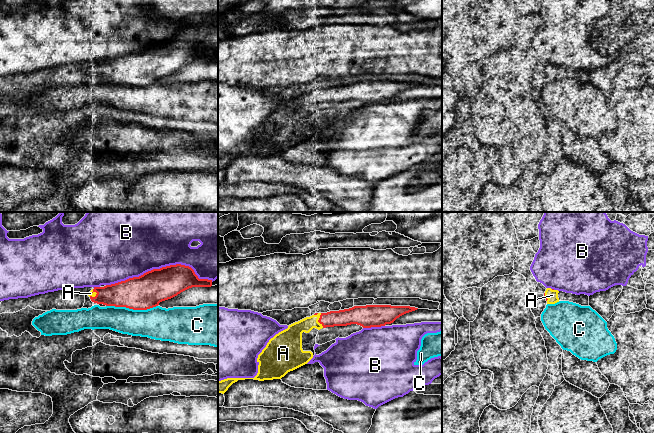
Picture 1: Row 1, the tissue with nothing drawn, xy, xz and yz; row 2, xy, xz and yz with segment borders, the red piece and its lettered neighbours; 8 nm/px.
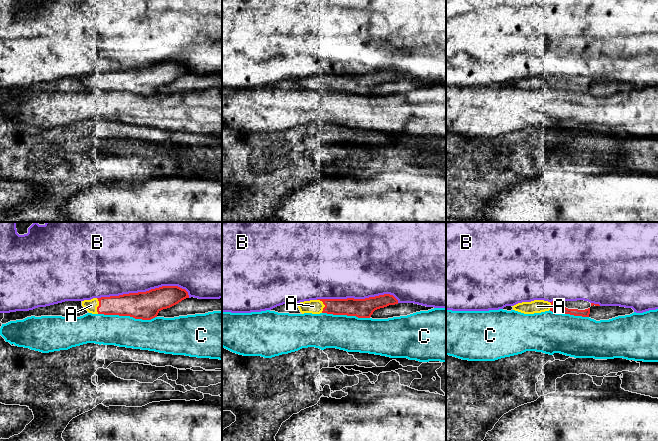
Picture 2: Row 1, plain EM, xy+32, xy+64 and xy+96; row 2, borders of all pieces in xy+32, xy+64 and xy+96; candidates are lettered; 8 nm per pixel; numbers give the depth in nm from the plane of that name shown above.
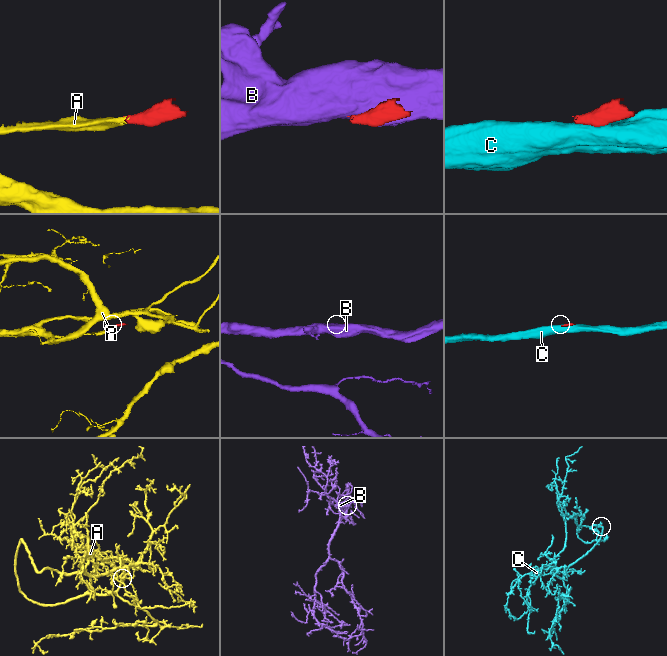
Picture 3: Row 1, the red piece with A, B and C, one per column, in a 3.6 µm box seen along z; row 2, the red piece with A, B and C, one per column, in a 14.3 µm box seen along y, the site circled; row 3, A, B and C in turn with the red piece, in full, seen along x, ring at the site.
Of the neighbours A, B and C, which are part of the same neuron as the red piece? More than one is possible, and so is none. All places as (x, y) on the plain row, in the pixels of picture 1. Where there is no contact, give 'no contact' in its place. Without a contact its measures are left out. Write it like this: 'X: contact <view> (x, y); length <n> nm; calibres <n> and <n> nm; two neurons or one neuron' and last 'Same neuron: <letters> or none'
A: contact xz (318, 96); length 120 nm; calibres 130 and 160 nm; one neuron
B: contact xy (160, 44); length 850 nm; calibres 280 and 400 nm; two neurons
C: contact xy (132, 84); length 420 nm; calibres 280 and 260 nm; two neurons
Same neuron: A

